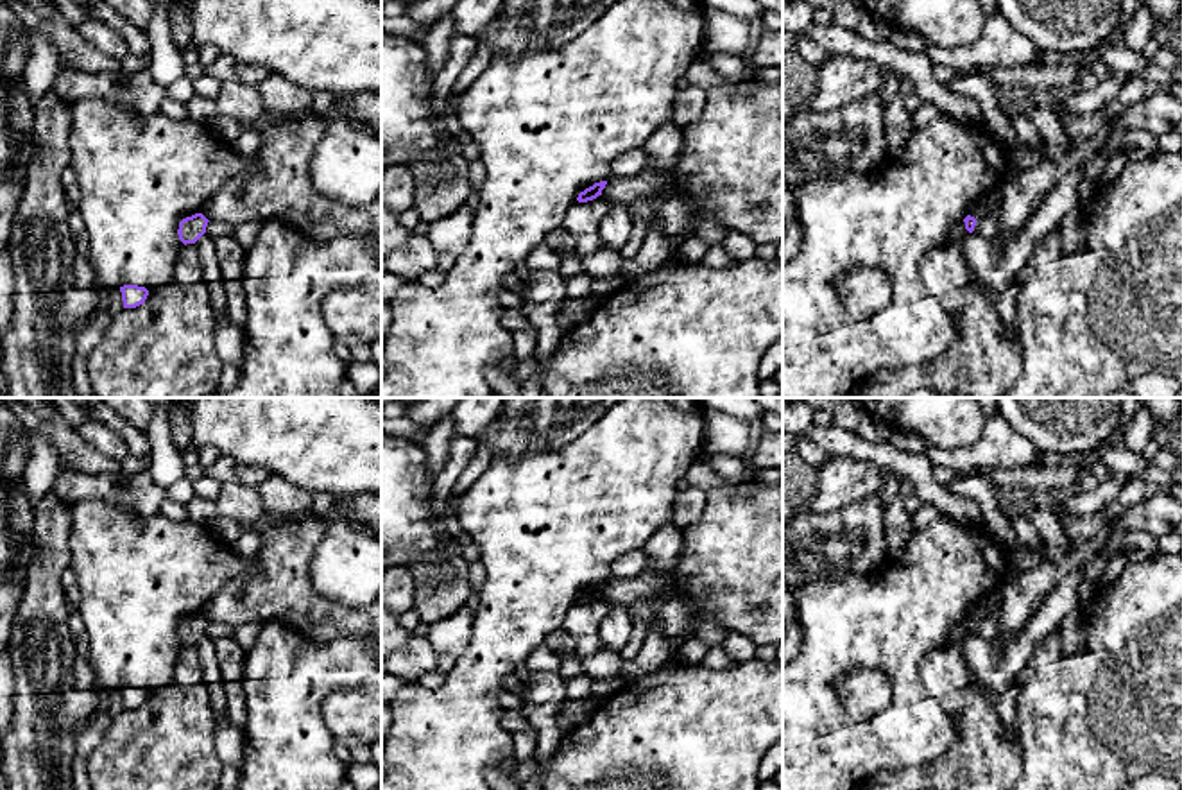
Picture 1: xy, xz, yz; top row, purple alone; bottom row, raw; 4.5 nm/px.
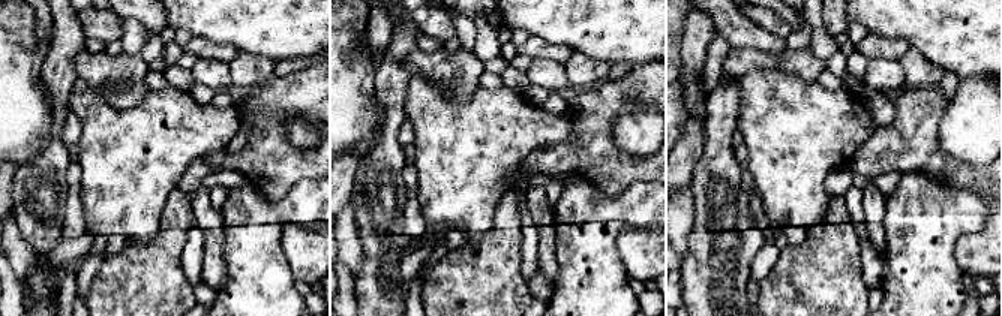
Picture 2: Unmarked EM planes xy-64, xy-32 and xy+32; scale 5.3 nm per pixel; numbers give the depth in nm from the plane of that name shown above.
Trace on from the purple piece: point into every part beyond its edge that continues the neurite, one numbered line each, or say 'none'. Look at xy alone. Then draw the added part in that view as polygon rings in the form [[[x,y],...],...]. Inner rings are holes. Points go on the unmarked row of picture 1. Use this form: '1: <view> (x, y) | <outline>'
none

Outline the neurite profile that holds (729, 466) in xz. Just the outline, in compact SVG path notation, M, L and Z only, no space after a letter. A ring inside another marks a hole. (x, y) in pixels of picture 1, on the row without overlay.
M707 453L707 460L715 473L725 478L727 484L752 482L752 466L747 466L740 457L731 453Z

